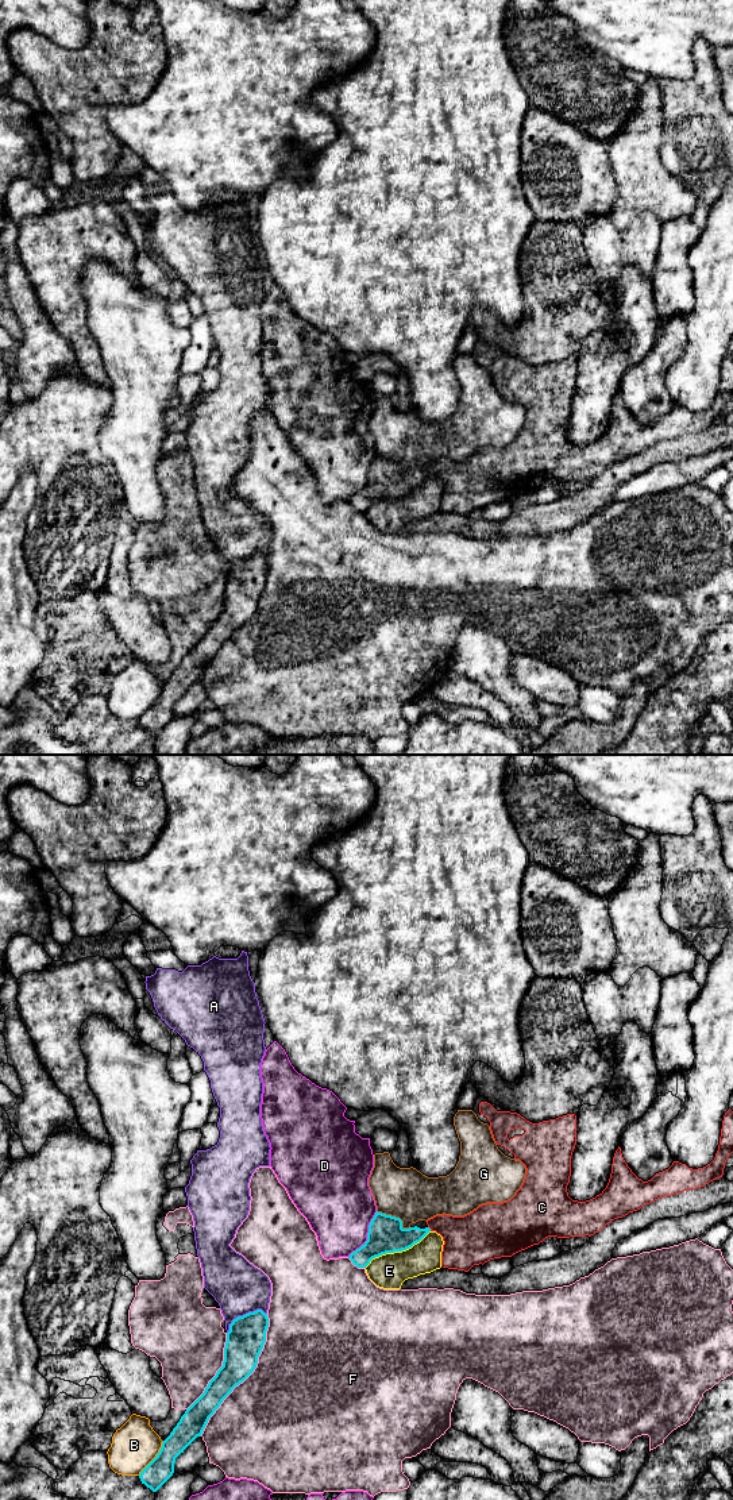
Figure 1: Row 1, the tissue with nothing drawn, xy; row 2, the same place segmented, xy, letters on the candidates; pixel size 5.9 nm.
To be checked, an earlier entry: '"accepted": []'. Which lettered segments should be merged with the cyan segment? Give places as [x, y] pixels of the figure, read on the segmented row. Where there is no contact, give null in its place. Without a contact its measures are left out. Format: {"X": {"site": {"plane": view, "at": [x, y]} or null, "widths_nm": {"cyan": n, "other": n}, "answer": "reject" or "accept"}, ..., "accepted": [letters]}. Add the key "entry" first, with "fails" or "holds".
{"entry": "fails", "A": {"site": {"plane": "xy", "at": [243, 1315]}, "widths_nm": {"cyan": 220, "other": 300}, "answer": "reject"}, "B": {"site": {"plane": "xy", "at": [154, 1458]}, "widths_nm": {"cyan": 150, "other": 280}, "answer": "reject"}, "C": {"site": {"plane": "xy", "at": [429, 1229]}, "widths_nm": {"cyan": 190, "other": 300}, "answer": "accept"}, "D": {"site": {"plane": "xy", "at": [367, 1236]}, "widths_nm": {"cyan": 220, "other": 420}, "answer": "reject"}, "E": {"site": {"plane": "xy", "at": [396, 1250]}, "widths_nm": {"cyan": 220, "other": 220}, "answer": "reject"}, "F": {"site": {"plane": "xy", "at": [247, 1376]}, "widths_nm": {"cyan": 220, "other": 500}, "answer": "reject"}, "G": {"site": {"plane": "xy", "at": [394, 1217]}, "widths_nm": {"cyan": 220, "other": 300}, "answer": "reject"}, "accepted": ["C"]}

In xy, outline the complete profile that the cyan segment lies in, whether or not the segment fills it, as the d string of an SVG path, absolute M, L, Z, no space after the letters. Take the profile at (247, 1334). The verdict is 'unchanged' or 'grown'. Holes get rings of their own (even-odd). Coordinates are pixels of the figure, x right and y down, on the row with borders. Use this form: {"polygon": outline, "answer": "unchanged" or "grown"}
{"polygon": "M262 1310L232 1320L227 1333L223 1366L162 1442L157 1457L139 1474L142 1484L153 1492L173 1476L175 1458L201 1437L223 1400L254 1372L266 1342L267 1327L269 1318Z", "answer": "unchanged"}

